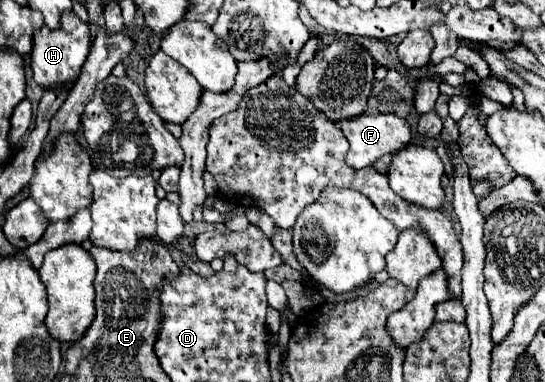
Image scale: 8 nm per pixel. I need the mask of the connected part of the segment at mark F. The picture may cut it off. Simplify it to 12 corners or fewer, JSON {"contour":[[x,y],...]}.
{"contour":[[364,112],[338,122],[346,162],[372,166],[412,138],[396,114]]}

